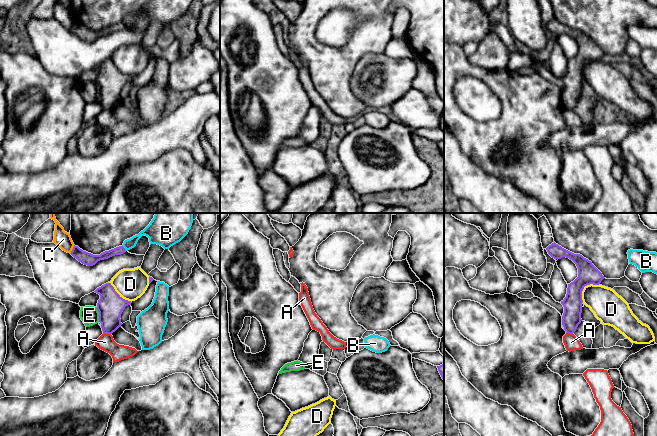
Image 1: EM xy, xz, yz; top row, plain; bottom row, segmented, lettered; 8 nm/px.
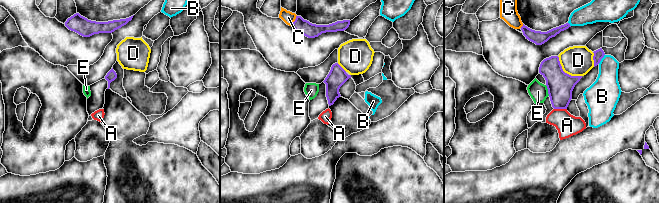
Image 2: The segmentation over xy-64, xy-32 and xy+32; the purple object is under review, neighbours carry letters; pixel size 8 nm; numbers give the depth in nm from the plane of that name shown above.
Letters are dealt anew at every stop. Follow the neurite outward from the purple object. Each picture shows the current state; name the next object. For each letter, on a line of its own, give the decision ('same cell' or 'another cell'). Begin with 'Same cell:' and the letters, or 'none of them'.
Same cell: none of them
A: another cell
B: another cell
C: another cell
D: another cell
E: another cell

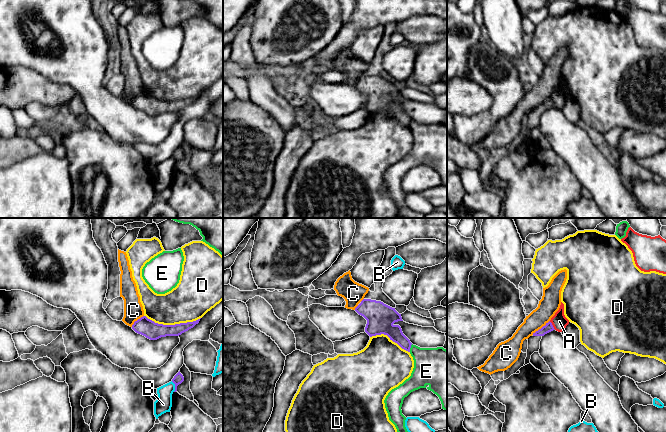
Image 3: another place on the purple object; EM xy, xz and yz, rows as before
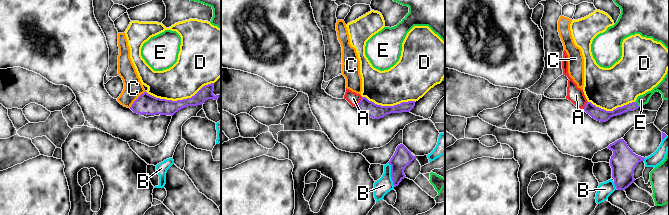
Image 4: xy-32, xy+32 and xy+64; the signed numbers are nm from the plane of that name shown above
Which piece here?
Same cell: none of them
A: another cell
B: another cell
C: another cell
D: another cell
E: another cell

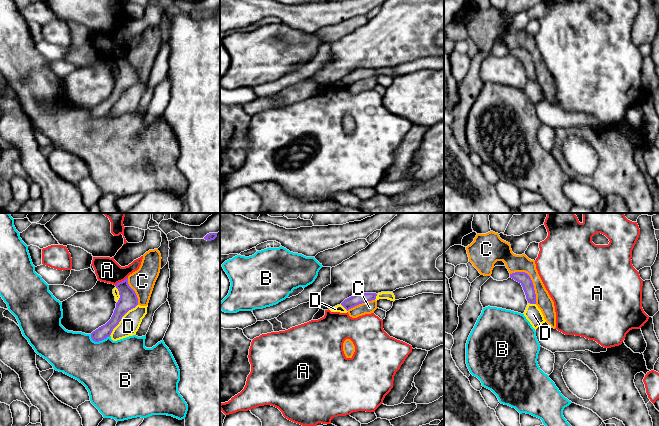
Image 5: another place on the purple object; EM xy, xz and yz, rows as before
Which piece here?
Same cell: none of them
A: another cell
B: another cell
C: another cell
D: another cell

